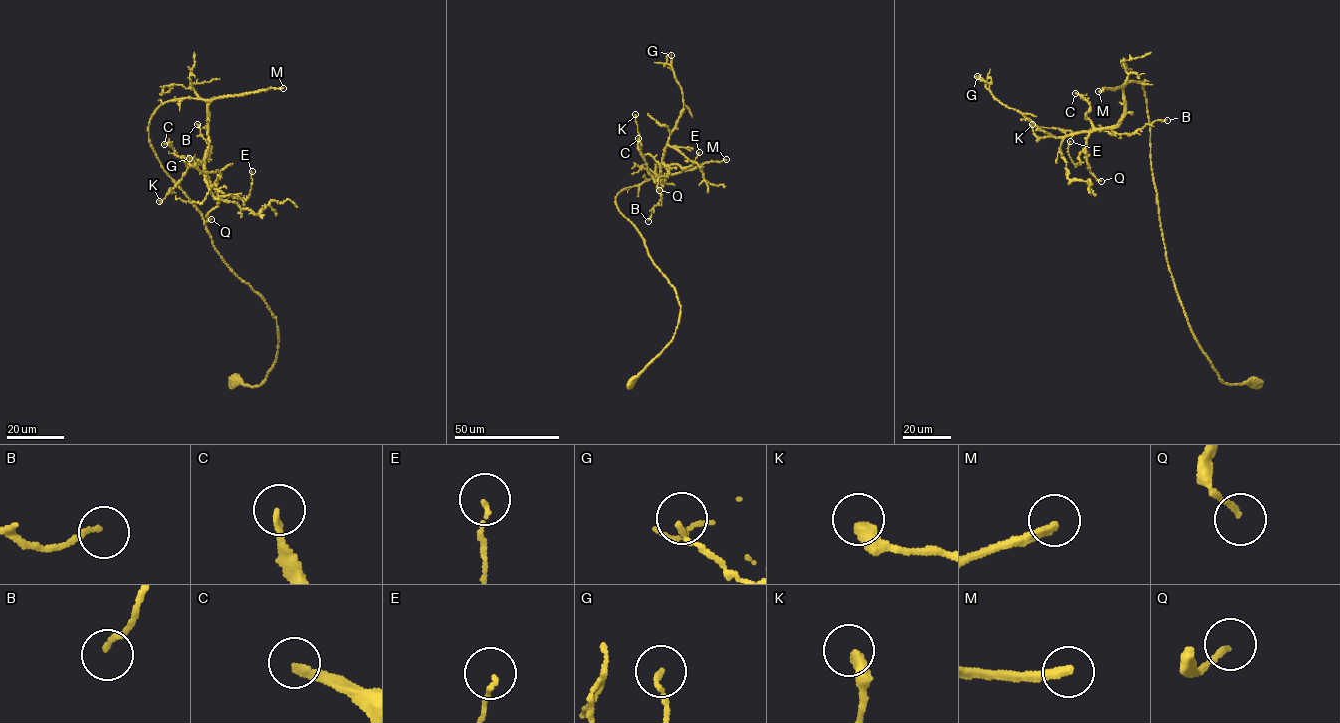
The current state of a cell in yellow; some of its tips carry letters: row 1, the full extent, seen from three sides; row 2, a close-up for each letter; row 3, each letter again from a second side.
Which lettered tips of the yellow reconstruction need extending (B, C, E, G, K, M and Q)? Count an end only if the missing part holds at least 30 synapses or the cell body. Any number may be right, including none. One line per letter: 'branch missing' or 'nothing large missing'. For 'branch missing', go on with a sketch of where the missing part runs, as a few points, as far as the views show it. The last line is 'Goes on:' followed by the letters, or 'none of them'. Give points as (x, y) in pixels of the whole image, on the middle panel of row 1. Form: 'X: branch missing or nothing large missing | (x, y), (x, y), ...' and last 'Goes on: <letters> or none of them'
B: nothing large missing
C: branch missing | (638, 138), (625, 108), (600, 86), (608, 77)
E: nothing large missing
G: nothing large missing
K: nothing large missing
M: branch missing | (726, 159), (744, 147), (762, 179), (750, 151), (733, 145), (716, 153), (682, 150)
Q: nothing large missing
Goes on: C, M

